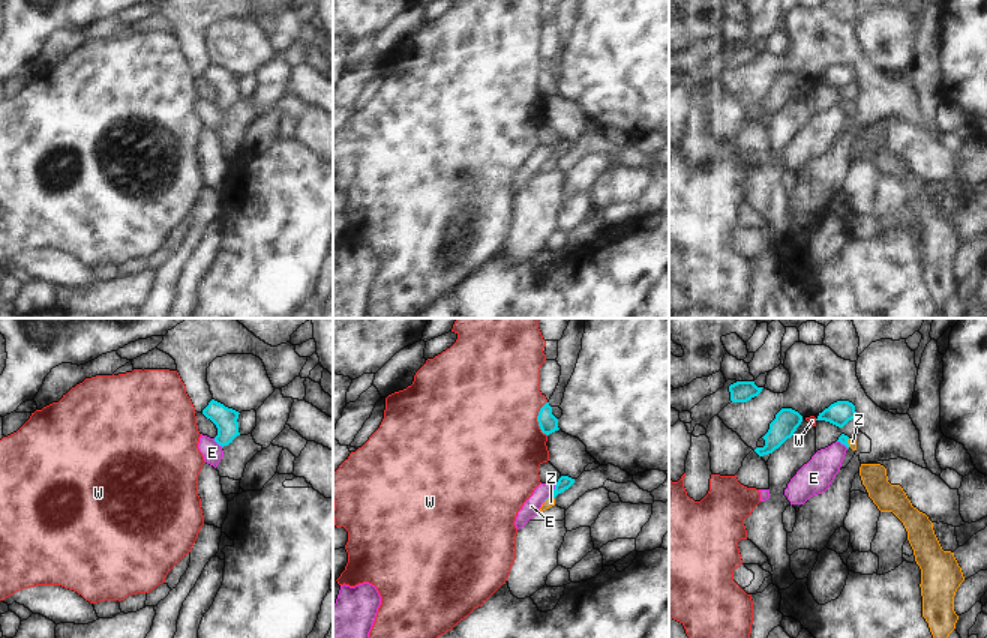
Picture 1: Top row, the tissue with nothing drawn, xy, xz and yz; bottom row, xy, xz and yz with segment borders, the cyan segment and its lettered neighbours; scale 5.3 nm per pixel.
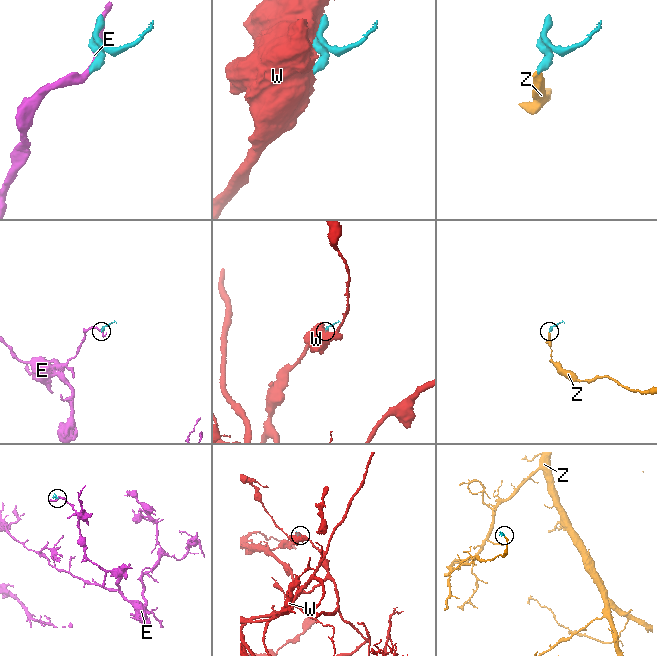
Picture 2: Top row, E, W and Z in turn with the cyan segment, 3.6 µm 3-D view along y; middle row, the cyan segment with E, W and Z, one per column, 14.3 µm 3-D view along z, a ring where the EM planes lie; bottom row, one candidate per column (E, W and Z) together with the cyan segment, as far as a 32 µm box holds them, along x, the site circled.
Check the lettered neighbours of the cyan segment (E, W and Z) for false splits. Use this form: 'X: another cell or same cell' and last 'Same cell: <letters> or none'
E: another cell
W: another cell
Z: same cell
Same cell: Z

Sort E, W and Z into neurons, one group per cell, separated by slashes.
E / W / Z

